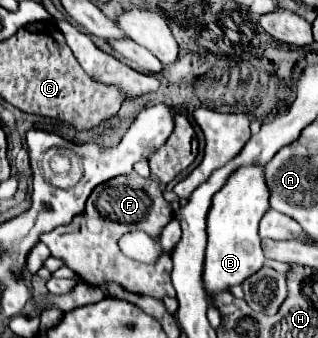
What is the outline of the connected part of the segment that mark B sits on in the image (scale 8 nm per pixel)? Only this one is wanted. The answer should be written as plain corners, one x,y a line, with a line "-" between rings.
249,165
249,167
239,167
223,185
221,191
213,195
211,209
207,213
207,253
205,253
205,265
203,265
203,281
205,281
205,291
207,291
207,301
209,305
215,307
213,295
219,295
221,291
229,291
233,285
241,285
249,275
257,273
265,265
265,257
259,245
259,219
263,213
269,209
269,189
263,179
263,167
259,165

